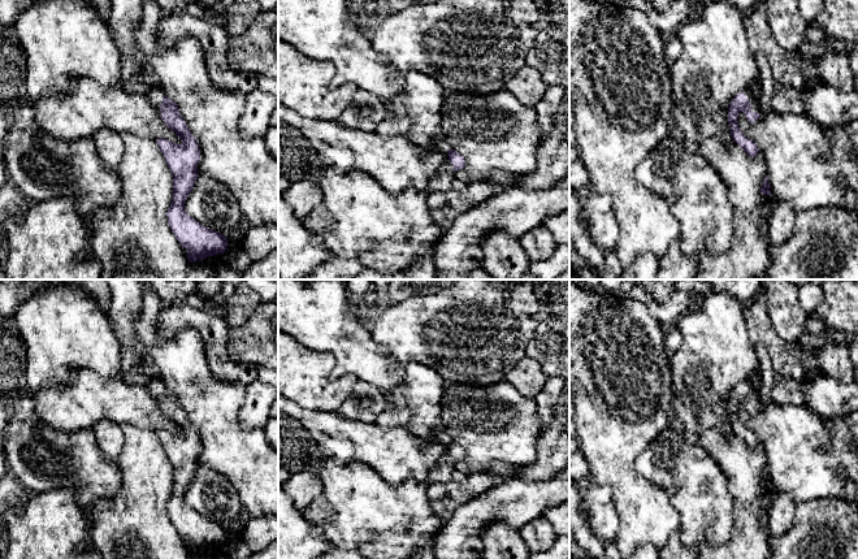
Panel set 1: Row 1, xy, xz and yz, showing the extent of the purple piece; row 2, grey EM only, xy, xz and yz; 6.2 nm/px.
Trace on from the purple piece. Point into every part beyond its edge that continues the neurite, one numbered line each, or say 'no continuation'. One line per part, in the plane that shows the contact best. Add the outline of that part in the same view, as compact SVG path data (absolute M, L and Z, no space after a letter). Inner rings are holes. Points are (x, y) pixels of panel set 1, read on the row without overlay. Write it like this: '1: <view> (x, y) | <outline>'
1: yz (755, 393) | M744 384L746 389L750 391L751 402L759 404L762 400L760 389L755 389L751 384Z

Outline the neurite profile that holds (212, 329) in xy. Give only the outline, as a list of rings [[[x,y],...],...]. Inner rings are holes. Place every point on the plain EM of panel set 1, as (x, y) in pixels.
[[[185,303],[164,306],[155,325],[165,338],[173,338],[183,329],[195,329],[202,338],[209,370],[217,380],[244,386],[257,381],[257,365],[229,359],[228,325],[224,317]]]

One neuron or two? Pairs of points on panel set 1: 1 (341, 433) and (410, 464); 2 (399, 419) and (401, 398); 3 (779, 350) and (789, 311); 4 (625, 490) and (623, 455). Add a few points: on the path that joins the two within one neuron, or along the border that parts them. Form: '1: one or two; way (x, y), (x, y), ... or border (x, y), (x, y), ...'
1: one; way (358, 441), (393, 453)
2: two; border (390, 403), (404, 407), (410, 412), (407, 427)
3: two; border (767, 311), (772, 329), (797, 347), (801, 362)
4: one; way (624, 481), (623, 464)

